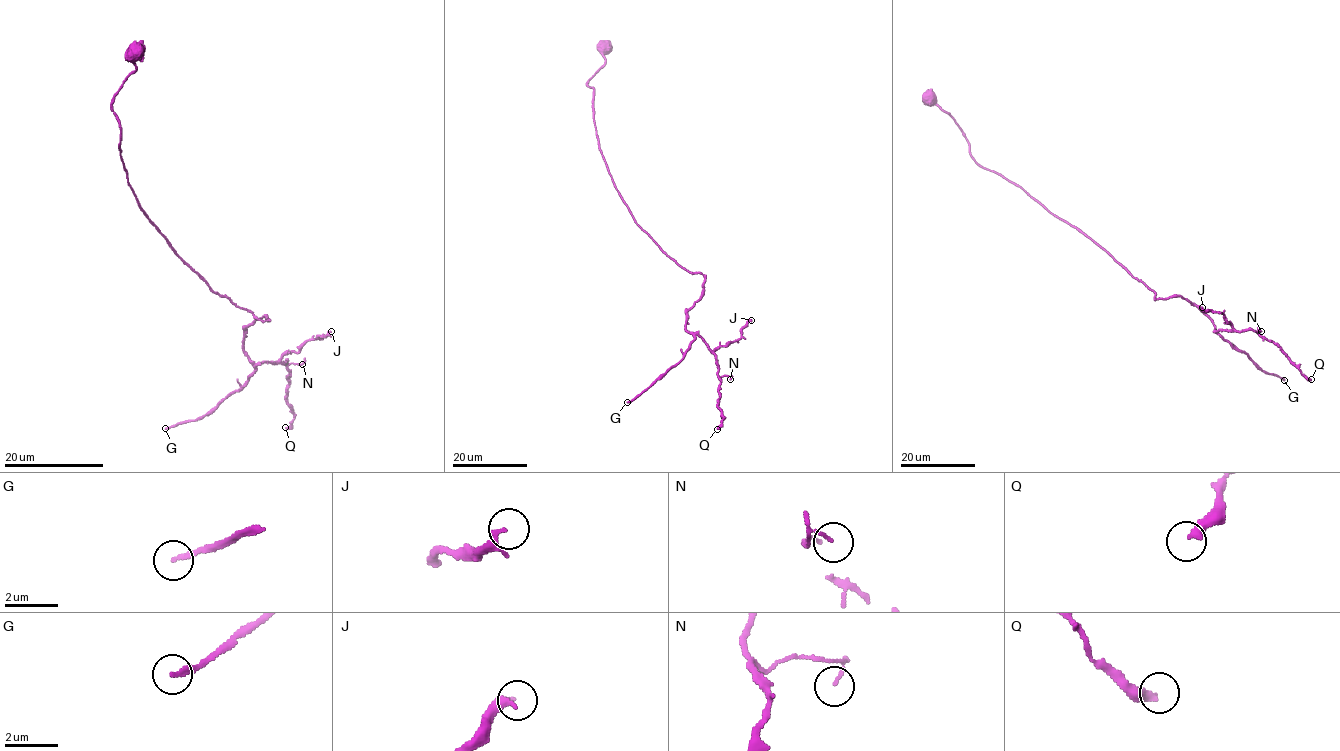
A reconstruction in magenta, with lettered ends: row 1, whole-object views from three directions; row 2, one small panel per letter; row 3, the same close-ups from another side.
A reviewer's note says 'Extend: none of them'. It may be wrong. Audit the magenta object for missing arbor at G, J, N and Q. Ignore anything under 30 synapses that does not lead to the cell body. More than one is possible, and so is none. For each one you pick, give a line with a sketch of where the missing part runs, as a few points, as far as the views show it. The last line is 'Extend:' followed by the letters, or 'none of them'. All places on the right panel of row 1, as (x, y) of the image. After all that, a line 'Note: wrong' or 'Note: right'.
Extend: G
Note: wrong

